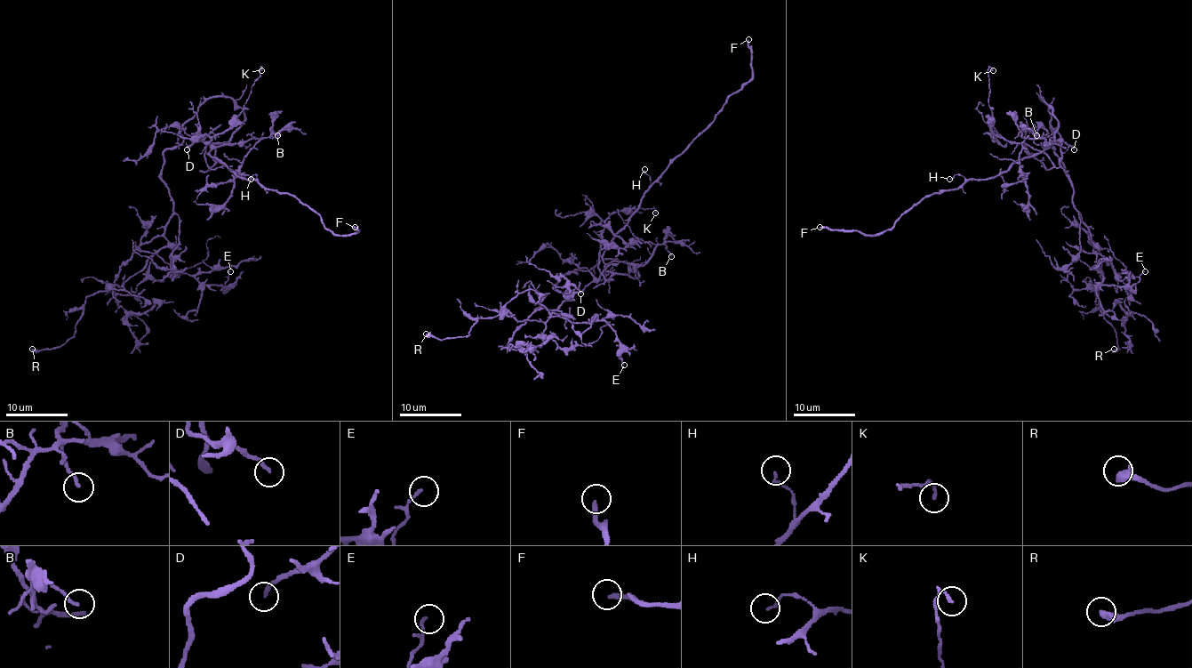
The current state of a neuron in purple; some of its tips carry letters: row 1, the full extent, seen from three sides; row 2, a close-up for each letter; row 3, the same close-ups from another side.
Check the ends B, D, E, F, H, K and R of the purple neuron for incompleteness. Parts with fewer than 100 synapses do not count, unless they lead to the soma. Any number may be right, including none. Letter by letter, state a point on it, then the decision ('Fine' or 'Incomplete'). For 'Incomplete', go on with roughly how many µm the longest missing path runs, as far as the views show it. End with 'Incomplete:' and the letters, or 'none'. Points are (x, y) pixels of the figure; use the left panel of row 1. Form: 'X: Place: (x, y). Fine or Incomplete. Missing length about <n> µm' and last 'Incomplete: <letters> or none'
B: Place: (277, 135). Fine
D: Place: (187, 149). Incomplete. Missing length about 35 µm
E: Place: (230, 271). Fine
F: Place: (355, 227). Incomplete. Missing length about 10 µm
H: Place: (251, 179). Fine
K: Place: (261, 70). Fine
R: Place: (32, 349). Fine
Incomplete: D, F

